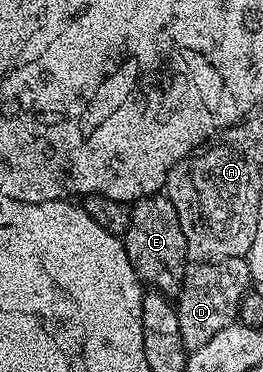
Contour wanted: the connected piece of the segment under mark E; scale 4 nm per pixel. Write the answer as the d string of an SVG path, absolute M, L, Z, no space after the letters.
M166 194L147 196L135 201L130 211L130 226L122 239L136 275L149 289L158 291L163 296L179 296L190 257L186 246L186 234L182 234L182 222L178 222L178 210L174 210L174 202L170 202Z

